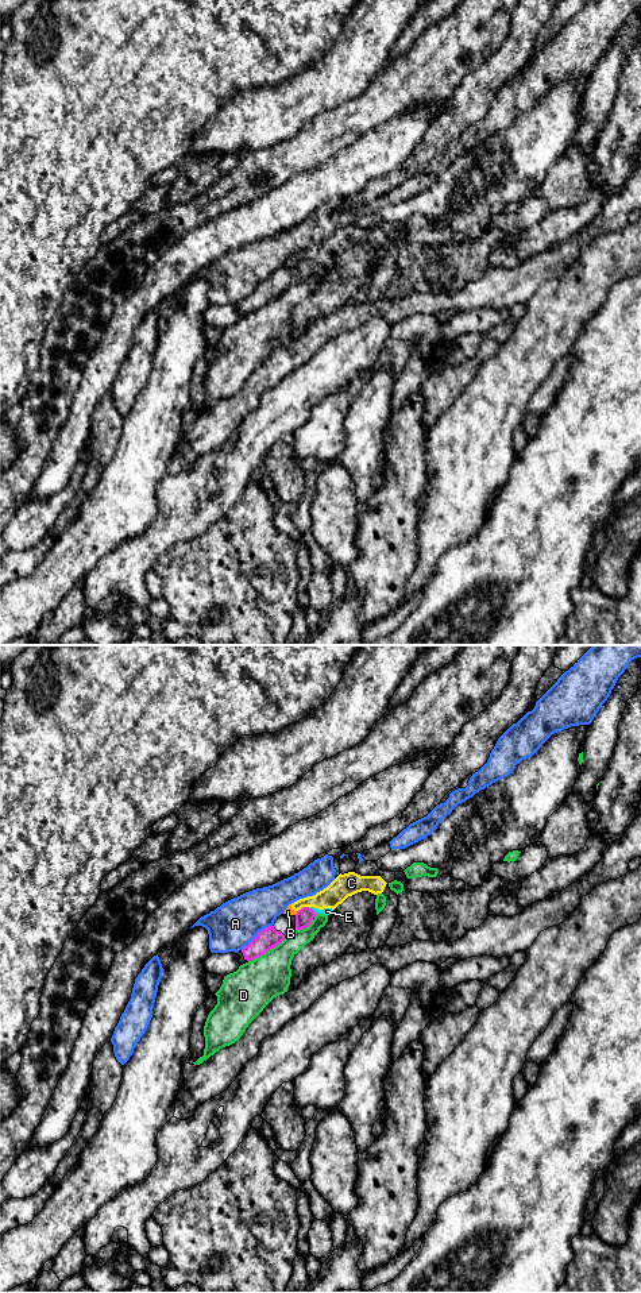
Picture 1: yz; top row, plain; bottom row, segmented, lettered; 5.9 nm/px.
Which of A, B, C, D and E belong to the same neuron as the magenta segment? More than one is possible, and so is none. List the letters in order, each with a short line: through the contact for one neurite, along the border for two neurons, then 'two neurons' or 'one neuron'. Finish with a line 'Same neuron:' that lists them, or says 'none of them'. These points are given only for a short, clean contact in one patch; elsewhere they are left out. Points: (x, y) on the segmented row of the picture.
A: two neurons
B: yz (297, 911), (294, 914) | two neurons
C: two neurons
D: two neurons
E: yz (311, 907), (316, 913) | two neurons
Same neuron: none of them

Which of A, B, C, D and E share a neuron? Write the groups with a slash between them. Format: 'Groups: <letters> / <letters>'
Groups: A / B C E / D

